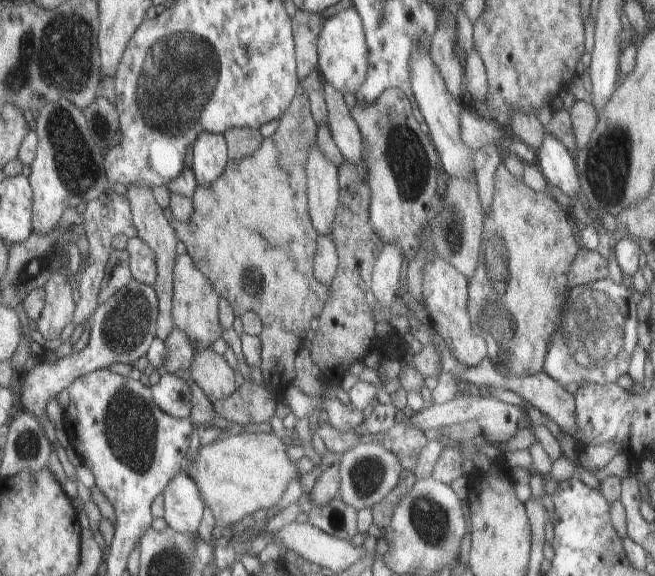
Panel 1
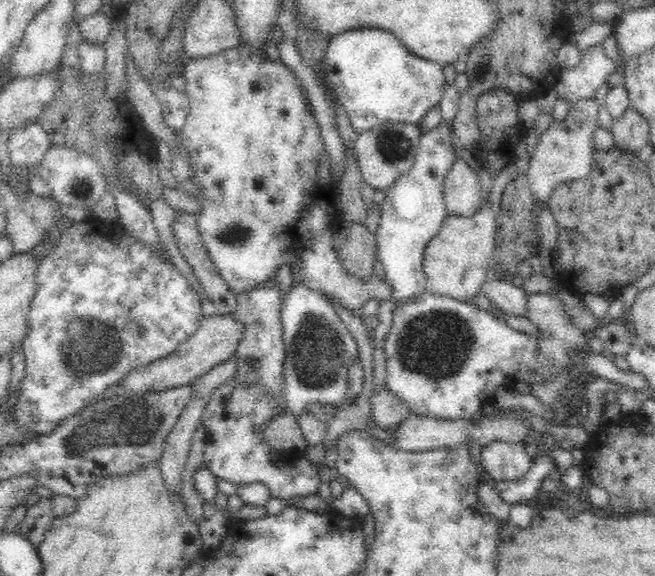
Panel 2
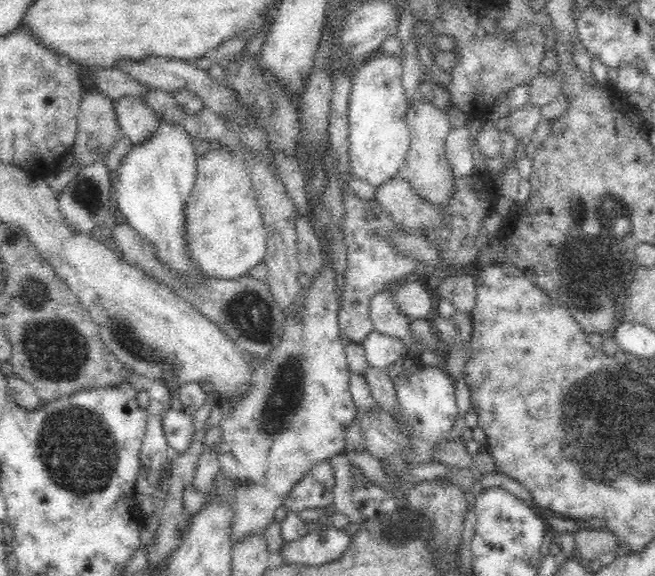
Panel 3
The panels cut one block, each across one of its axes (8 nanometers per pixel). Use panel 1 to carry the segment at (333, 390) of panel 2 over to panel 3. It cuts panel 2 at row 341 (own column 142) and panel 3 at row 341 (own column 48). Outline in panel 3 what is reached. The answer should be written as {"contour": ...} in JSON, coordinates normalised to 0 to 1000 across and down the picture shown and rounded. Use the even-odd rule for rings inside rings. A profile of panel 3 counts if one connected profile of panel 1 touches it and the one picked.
{"contour":[[[565,576],[550,597],[556,601],[562,635],[571,642],[595,642],[595,635],[623,622],[641,625],[647,635],[669,628],[669,618],[656,604],[644,601],[641,594],[617,594],[605,583]]]}

